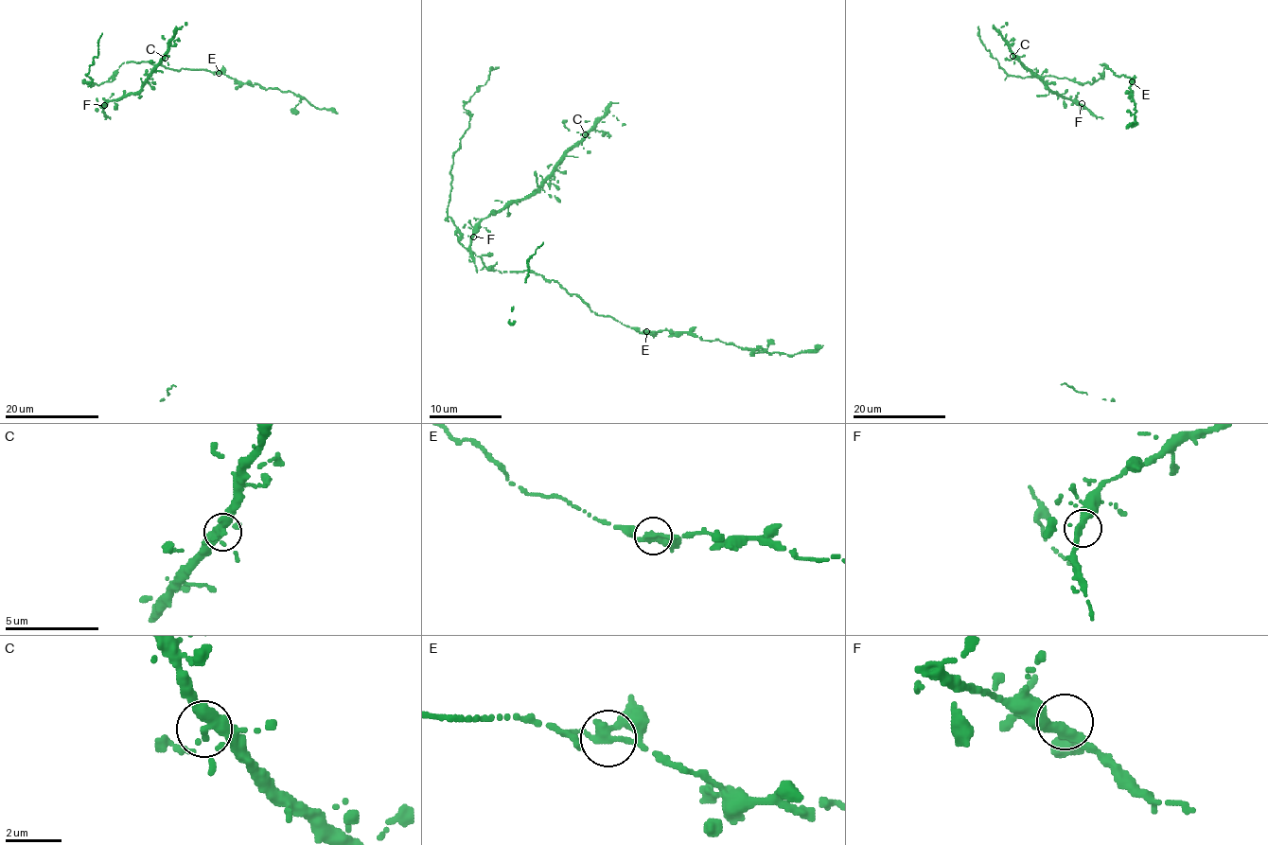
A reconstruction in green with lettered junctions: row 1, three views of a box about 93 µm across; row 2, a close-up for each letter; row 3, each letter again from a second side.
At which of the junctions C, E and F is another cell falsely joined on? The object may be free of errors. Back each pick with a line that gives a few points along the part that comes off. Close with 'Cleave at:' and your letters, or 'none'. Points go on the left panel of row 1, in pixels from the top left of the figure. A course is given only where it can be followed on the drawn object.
Cleave at: none

